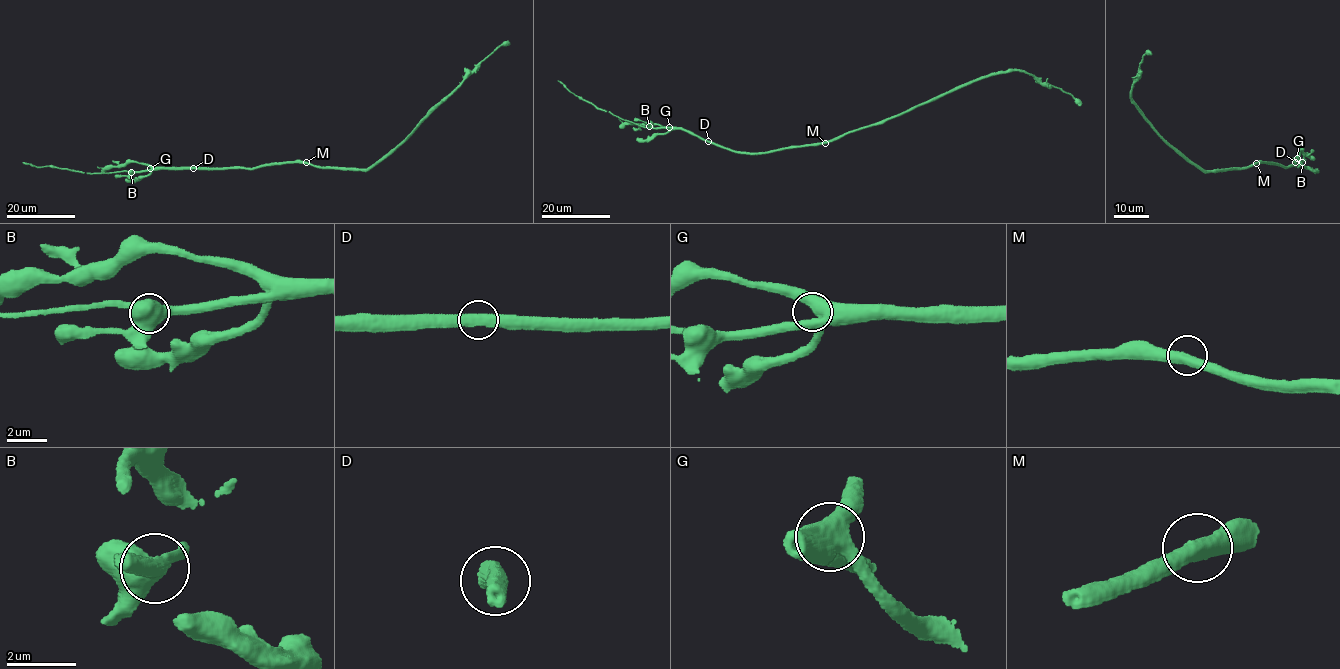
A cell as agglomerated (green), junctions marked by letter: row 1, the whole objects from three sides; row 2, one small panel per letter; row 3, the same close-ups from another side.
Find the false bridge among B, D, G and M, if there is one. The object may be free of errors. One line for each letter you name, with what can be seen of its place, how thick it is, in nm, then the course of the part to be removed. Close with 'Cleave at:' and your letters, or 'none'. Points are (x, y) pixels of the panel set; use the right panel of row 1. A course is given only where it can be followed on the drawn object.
Cleave at: none

